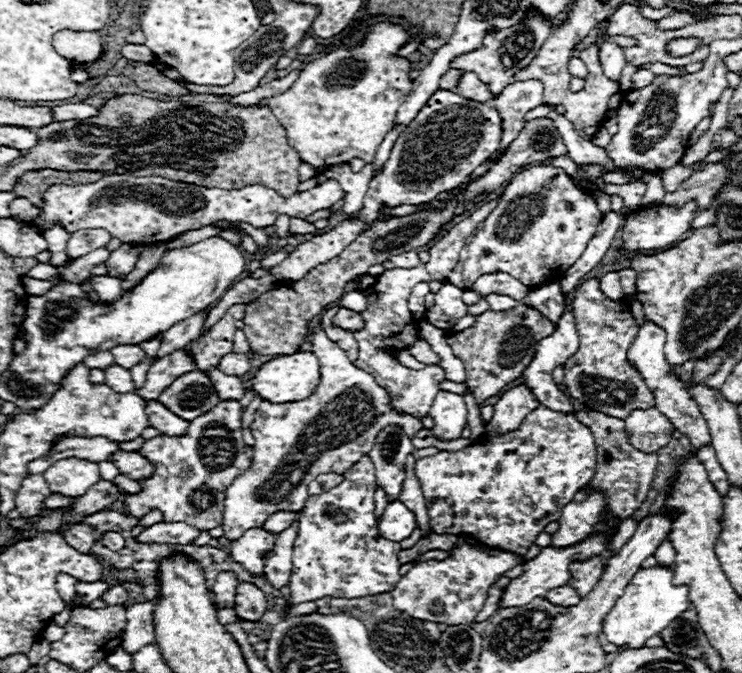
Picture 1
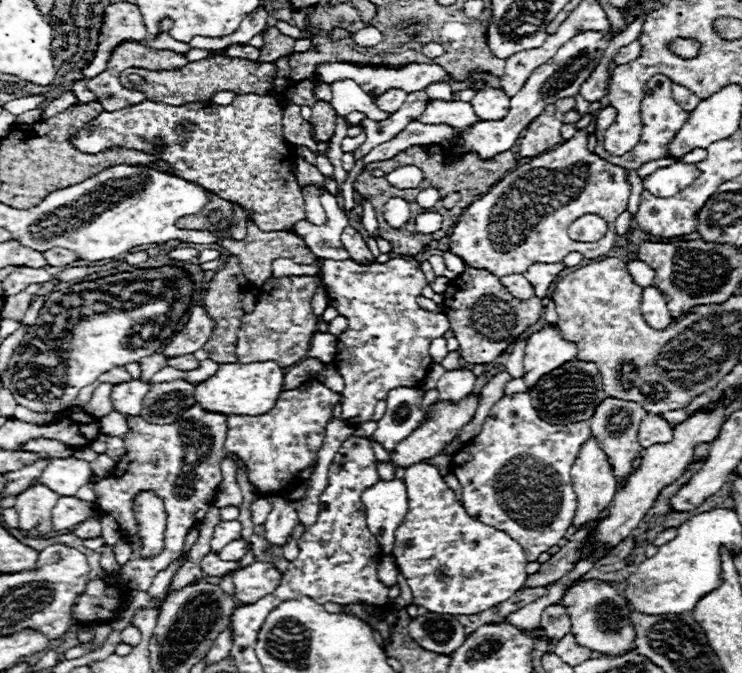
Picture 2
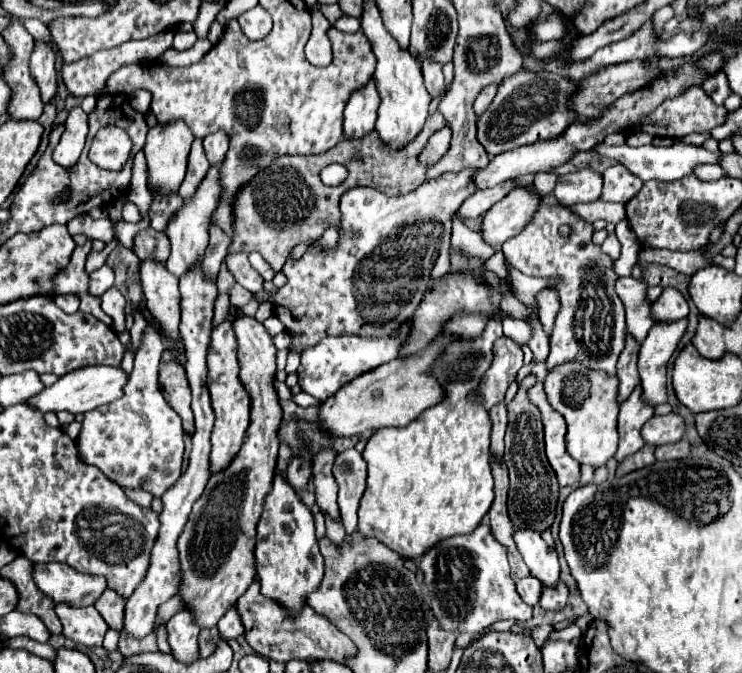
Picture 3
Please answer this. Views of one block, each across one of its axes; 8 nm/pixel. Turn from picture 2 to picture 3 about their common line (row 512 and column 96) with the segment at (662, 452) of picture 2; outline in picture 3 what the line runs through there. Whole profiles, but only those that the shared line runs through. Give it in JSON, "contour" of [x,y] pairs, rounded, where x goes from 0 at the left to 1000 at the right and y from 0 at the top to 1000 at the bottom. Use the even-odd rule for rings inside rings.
{"contour":[[[75,897],[75,912],[84,924],[84,942],[111,960],[137,960],[146,927],[127,900],[100,903],[94,897]]]}

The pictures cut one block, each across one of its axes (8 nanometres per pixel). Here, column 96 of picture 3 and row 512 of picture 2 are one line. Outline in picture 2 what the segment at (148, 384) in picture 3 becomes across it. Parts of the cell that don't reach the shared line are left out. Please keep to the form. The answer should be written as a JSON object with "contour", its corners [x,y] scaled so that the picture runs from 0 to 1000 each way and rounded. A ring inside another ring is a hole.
{"contour":[[[574,686],[555,689],[544,701],[544,719],[550,731],[550,767],[544,779],[534,788],[534,808],[528,826],[547,859],[547,868],[555,877],[558,897],[571,900],[580,909],[609,912],[609,915],[631,915],[658,906],[679,892],[685,892],[693,880],[698,880],[709,865],[709,826],[695,802],[690,802],[682,790],[668,788],[663,782],[650,779],[636,770],[623,746],[615,743],[615,734],[601,722],[596,704],[588,692]]]}

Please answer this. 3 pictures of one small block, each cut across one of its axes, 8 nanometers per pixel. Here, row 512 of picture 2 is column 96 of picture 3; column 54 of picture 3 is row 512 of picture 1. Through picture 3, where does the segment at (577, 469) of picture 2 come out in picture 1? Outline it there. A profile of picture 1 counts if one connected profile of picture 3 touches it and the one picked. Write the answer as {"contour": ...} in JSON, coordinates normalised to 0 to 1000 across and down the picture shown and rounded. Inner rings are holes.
{"contour":[[[803,725],[776,731],[771,746],[757,758],[757,767],[752,773],[755,788],[744,796],[744,811],[763,814],[787,802],[787,796],[798,793],[814,755],[817,755],[814,731]]]}

